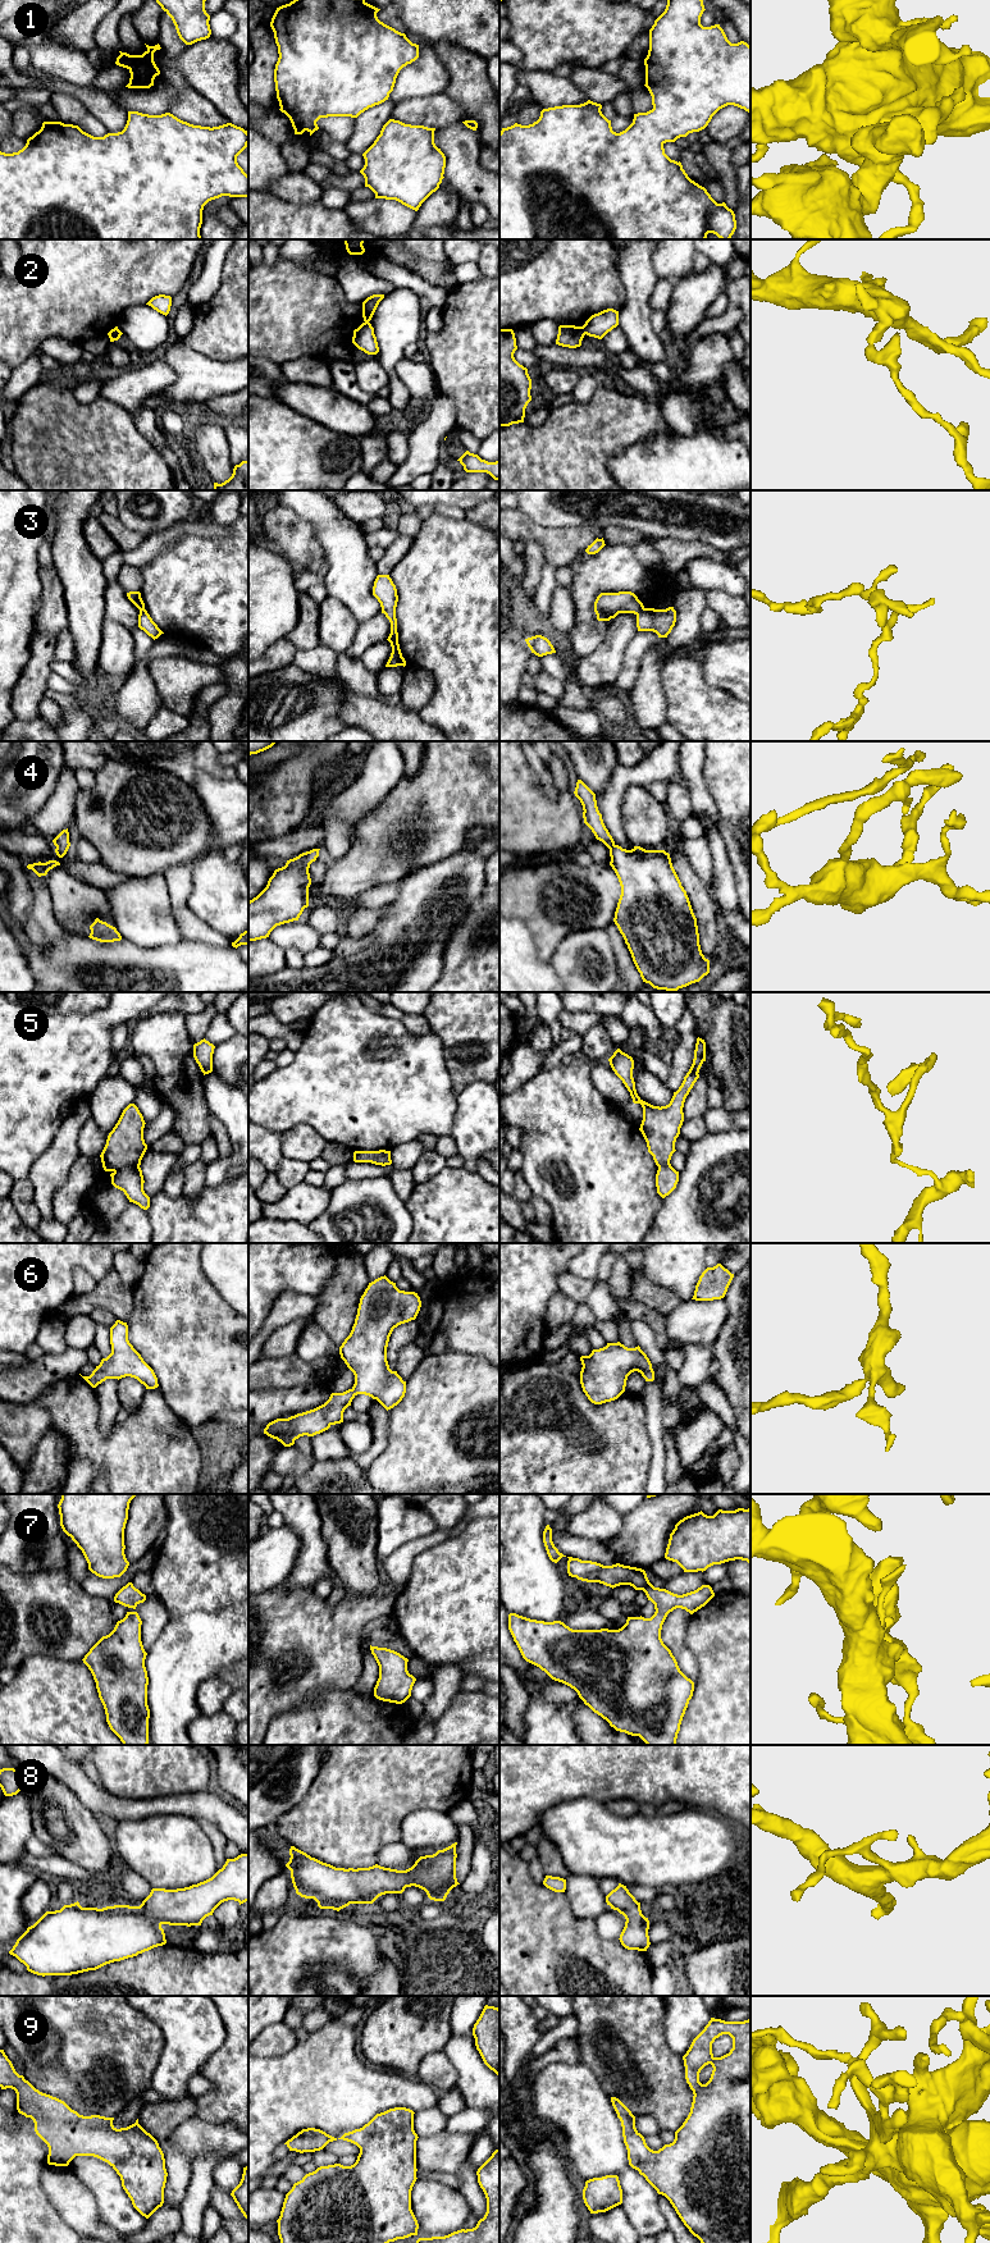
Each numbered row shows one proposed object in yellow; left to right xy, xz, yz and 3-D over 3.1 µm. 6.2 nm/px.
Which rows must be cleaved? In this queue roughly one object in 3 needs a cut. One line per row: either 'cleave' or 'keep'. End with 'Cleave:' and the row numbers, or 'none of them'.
1: keep
2: cleave
3: cleave
4: keep
5: cleave
6: keep
7: keep
8: keep
9: keep
Cleave: 2, 3, 5

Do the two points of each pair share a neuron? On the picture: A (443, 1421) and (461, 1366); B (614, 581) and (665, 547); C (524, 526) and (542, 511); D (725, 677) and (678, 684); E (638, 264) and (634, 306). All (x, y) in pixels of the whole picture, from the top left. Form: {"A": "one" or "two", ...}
{"A": "one", "B": "two", "C": "two", "D": "two", "E": "one"}

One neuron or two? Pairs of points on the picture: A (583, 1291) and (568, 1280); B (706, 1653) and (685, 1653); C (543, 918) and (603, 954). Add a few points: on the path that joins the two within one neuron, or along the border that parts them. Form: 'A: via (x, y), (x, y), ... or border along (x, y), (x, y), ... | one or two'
A: via (579, 1288), (571, 1284) | one
B: border along (688, 1623), (685, 1643), (697, 1663), (694, 1682) | two
C: border along (600, 927), (570, 932), (557, 945), (551, 956) | two

